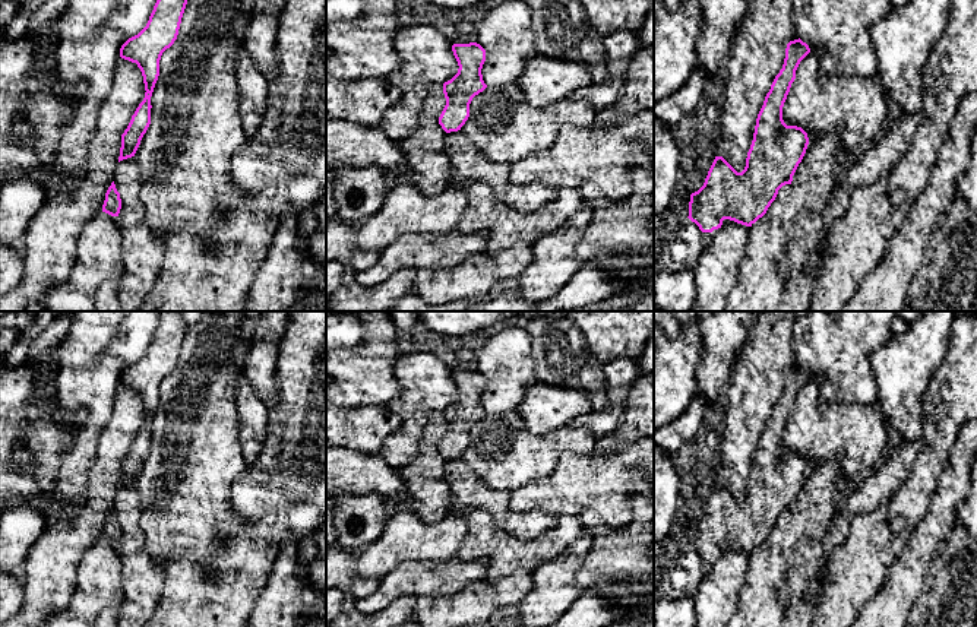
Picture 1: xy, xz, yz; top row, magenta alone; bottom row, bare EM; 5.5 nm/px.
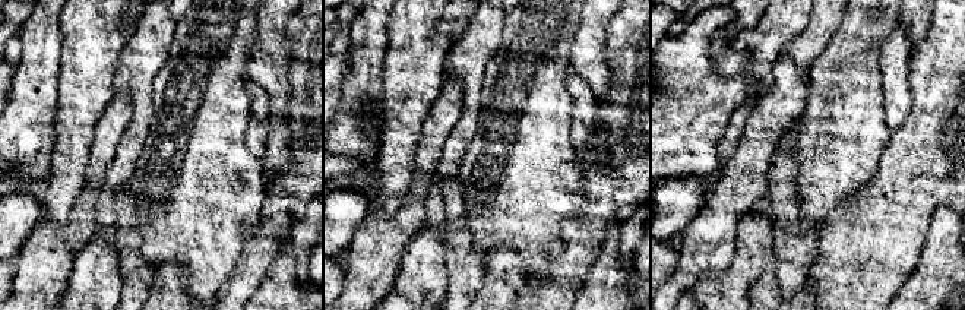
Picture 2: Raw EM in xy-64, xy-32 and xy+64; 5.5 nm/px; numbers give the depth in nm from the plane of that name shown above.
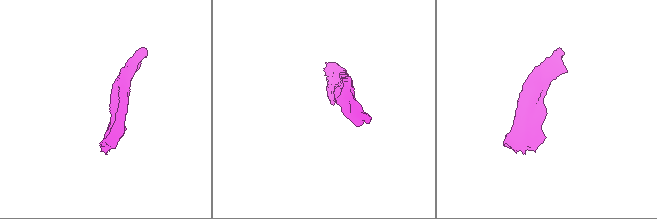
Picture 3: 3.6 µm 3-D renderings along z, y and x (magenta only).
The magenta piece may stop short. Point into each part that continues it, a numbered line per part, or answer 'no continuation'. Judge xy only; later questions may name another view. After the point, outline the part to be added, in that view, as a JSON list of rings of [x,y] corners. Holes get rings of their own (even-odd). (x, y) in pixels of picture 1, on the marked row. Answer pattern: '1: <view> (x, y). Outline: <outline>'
no continuation

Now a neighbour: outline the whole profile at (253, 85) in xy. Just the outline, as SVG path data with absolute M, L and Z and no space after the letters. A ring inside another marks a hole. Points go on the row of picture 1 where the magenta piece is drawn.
M246 47L237 54L237 83L241 89L241 121L247 134L254 134L268 107L268 79L257 70Z

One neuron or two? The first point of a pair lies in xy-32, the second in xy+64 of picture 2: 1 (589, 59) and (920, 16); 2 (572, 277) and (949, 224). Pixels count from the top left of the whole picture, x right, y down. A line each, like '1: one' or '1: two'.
1: one
2: two

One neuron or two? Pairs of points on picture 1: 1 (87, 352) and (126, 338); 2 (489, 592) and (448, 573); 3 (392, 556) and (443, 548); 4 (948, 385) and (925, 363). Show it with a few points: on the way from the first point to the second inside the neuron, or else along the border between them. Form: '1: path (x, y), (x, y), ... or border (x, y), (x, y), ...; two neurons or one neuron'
1: border (117, 326), (107, 351), (119, 360), (123, 370); two neurons
2: border (484, 578), (470, 582), (452, 594), (436, 597); two neurons
3: path (405, 548), (430, 548); one neuron
4: border (948, 341), (945, 357), (930, 379), (922, 405); two neurons

